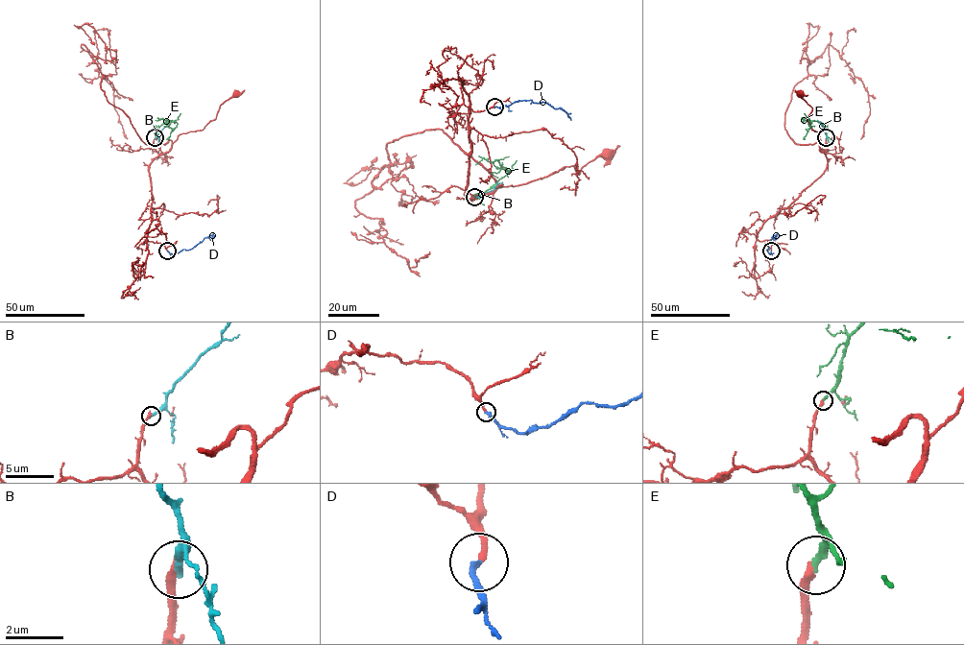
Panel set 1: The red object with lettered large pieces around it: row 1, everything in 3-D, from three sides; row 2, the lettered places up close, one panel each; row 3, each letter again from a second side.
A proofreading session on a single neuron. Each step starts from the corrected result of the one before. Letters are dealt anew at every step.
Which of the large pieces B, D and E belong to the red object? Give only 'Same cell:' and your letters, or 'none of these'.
Same cell: D, E

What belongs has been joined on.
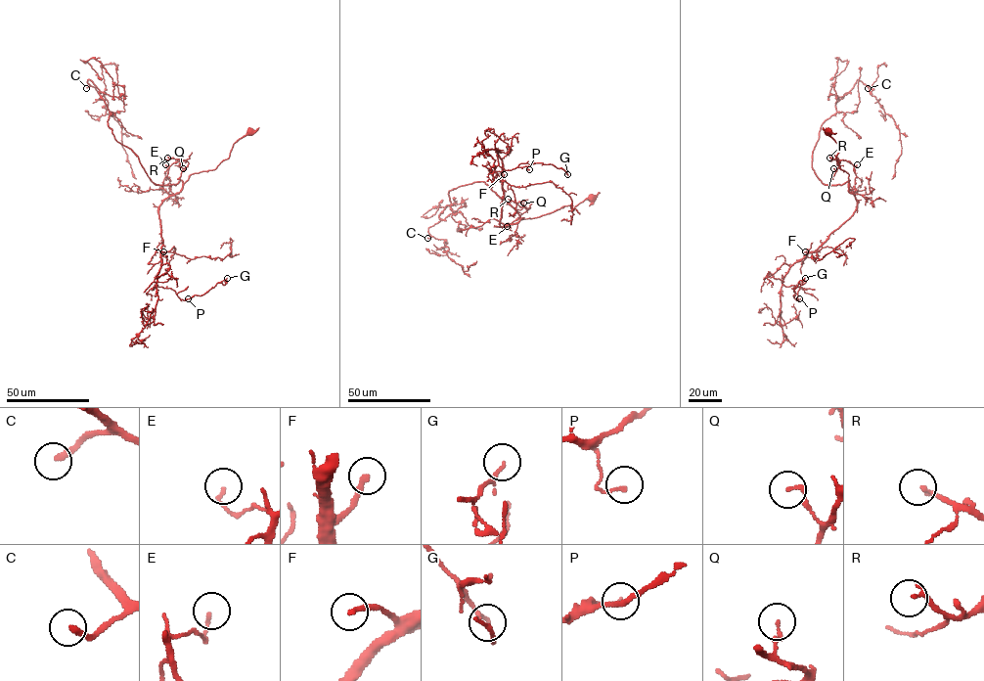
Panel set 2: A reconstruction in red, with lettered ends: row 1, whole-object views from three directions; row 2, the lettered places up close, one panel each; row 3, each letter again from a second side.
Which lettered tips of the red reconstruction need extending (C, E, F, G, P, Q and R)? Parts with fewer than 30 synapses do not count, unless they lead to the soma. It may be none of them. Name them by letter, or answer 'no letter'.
C, F

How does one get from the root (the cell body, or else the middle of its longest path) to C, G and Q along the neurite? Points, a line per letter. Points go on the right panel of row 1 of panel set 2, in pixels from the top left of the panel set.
C: (827, 132), (849, 183), (825, 185), (812, 151), (835, 104), (857, 79), (868, 88)
G: (827, 132), (857, 208), (790, 267), (782, 283), (800, 288), (796, 300), (805, 278)
Q: (827, 132), (840, 147), (836, 160), (848, 174), (849, 191), (854, 195), (853, 165), (841, 160), (833, 168)

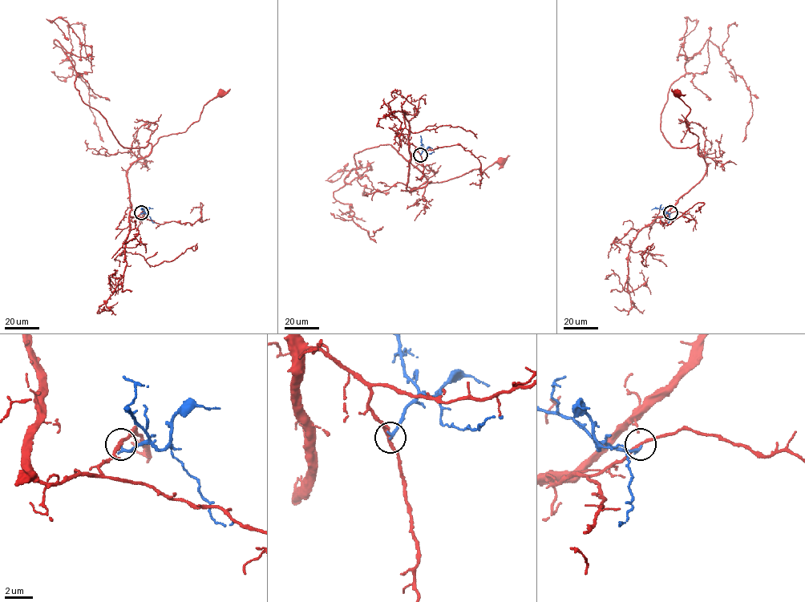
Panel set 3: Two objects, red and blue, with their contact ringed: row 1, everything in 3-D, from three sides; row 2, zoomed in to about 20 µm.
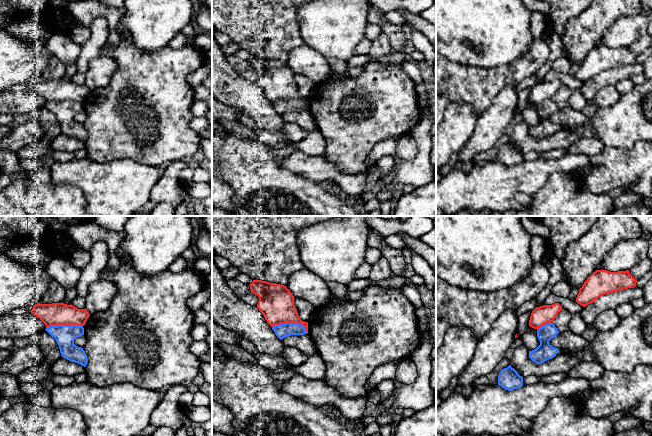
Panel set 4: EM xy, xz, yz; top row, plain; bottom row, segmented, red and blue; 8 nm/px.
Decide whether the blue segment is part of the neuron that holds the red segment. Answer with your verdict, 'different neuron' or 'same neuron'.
different neuron

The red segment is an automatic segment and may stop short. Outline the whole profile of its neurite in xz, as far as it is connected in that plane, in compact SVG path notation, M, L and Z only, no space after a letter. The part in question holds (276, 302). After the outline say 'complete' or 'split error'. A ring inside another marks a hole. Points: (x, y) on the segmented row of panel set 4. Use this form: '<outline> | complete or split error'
M257 279L249 286L251 293L259 297L257 308L271 327L298 323L308 332L308 322L300 319L294 305L295 298L286 286Z | complete

